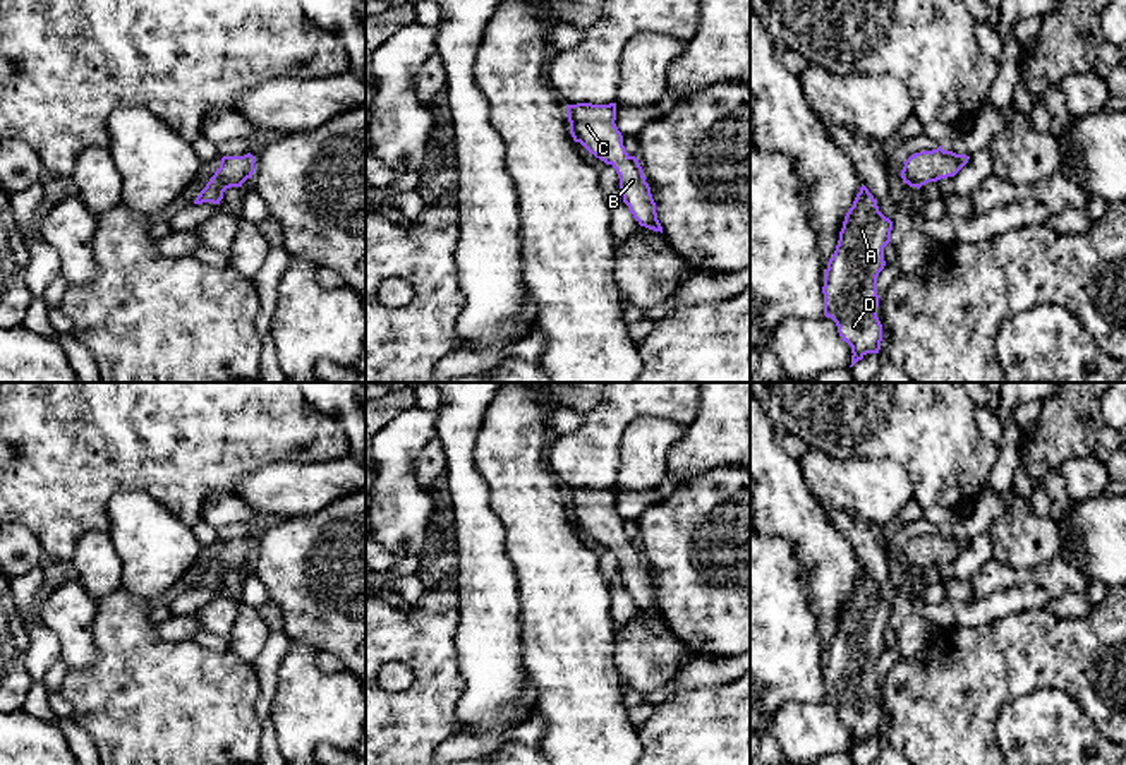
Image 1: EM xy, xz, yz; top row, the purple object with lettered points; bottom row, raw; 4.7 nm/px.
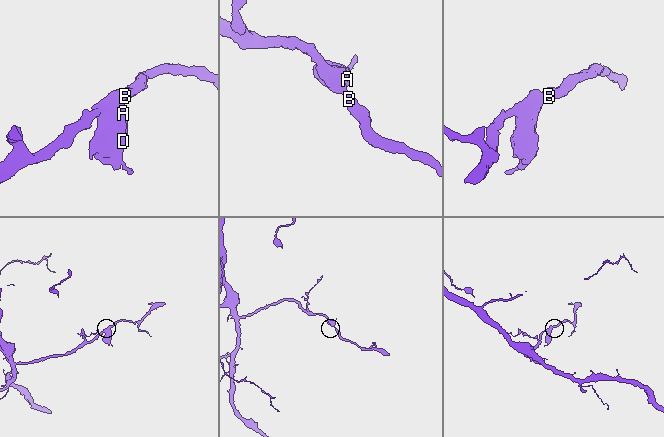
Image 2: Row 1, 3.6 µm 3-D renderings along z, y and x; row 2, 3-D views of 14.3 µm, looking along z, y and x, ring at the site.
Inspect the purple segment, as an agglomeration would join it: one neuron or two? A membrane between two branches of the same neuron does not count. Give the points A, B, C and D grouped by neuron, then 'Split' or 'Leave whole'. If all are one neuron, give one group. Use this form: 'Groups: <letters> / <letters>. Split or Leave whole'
Groups: A B C D. Leave whole

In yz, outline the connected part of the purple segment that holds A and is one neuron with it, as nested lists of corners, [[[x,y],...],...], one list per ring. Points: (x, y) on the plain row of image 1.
[[[862,568],[853,590],[848,593],[839,624],[824,659],[824,700],[831,702],[843,726],[851,731],[851,750],[867,738],[879,738],[882,708],[877,702],[877,660],[884,654],[884,631],[891,626],[893,605],[886,602],[877,585]]]

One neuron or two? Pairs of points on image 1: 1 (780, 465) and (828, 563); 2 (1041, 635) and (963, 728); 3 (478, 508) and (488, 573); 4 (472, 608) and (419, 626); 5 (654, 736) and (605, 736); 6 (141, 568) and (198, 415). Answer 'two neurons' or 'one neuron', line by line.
1: one neuron
2: one neuron
3: one neuron
4: two neurons
5: two neurons
6: two neurons

